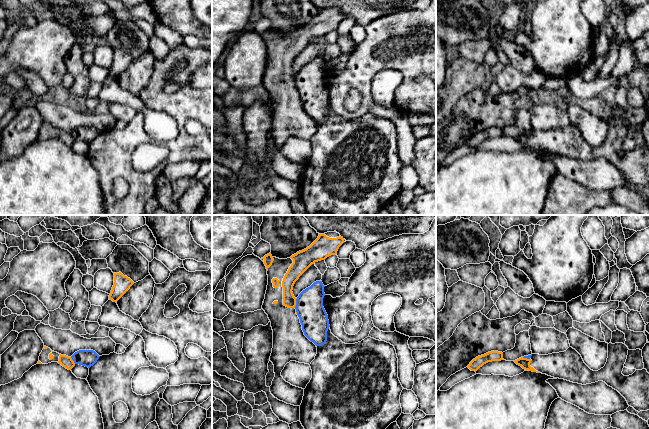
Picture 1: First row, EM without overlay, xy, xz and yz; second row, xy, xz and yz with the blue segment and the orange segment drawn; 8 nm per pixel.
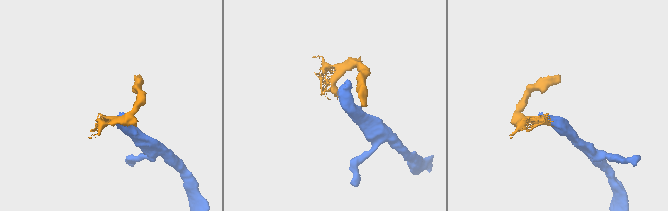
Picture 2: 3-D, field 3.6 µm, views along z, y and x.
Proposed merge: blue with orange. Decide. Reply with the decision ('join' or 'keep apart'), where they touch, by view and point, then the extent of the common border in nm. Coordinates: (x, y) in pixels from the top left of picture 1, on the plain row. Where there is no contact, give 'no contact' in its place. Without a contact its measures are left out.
keep apart; contact xz (296, 79); length 80 nm

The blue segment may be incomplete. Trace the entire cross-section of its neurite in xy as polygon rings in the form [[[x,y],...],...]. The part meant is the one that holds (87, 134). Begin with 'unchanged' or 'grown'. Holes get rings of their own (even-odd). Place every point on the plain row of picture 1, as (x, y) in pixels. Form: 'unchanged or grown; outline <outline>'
unchanged; outline [[[79,126],[71,132],[75,140],[79,140],[88,144],[93,142],[99,133],[100,132],[93,126]]]

